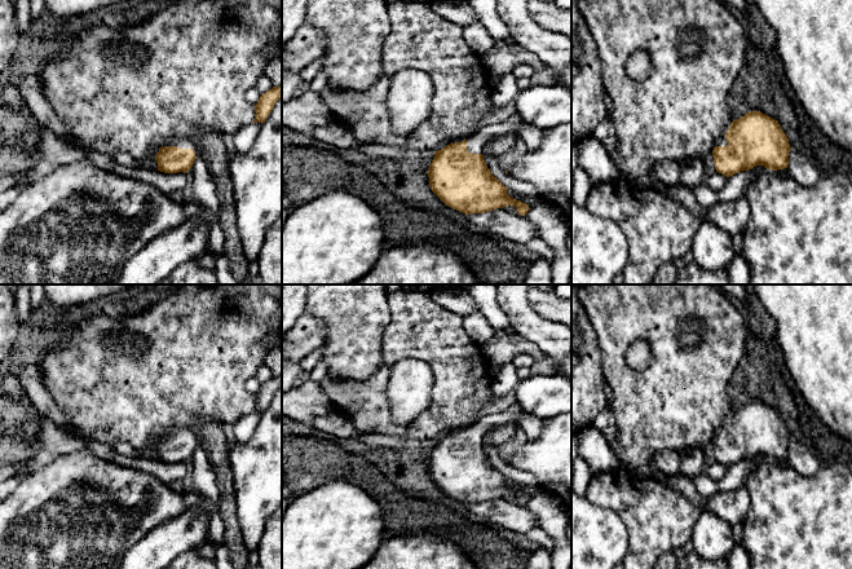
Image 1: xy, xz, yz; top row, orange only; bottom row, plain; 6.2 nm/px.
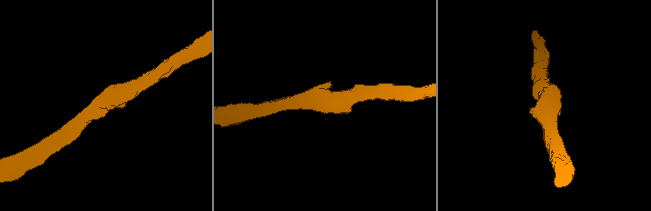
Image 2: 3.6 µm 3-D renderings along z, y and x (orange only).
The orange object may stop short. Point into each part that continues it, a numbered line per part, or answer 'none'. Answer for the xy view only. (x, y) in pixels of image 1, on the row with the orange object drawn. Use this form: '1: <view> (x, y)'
1: xy (180, 142)

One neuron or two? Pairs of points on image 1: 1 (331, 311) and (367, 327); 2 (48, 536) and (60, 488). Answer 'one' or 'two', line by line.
1: one
2: one

